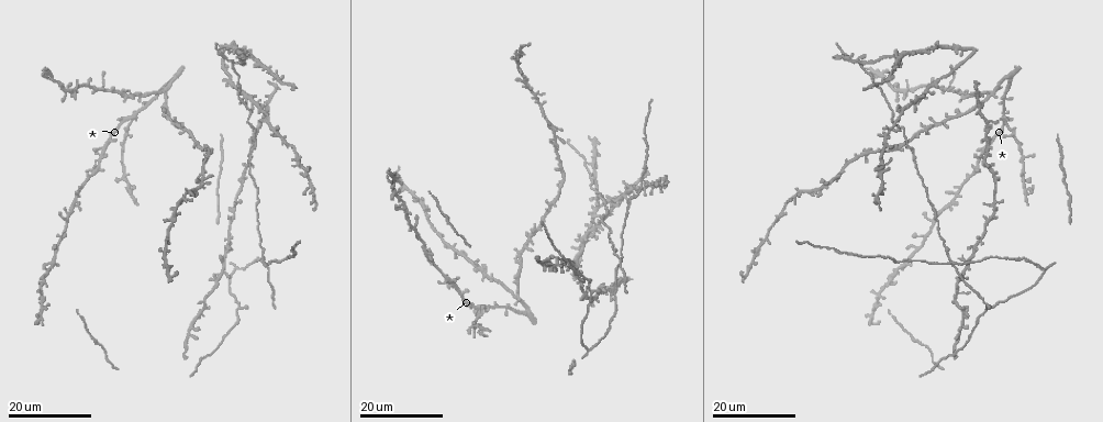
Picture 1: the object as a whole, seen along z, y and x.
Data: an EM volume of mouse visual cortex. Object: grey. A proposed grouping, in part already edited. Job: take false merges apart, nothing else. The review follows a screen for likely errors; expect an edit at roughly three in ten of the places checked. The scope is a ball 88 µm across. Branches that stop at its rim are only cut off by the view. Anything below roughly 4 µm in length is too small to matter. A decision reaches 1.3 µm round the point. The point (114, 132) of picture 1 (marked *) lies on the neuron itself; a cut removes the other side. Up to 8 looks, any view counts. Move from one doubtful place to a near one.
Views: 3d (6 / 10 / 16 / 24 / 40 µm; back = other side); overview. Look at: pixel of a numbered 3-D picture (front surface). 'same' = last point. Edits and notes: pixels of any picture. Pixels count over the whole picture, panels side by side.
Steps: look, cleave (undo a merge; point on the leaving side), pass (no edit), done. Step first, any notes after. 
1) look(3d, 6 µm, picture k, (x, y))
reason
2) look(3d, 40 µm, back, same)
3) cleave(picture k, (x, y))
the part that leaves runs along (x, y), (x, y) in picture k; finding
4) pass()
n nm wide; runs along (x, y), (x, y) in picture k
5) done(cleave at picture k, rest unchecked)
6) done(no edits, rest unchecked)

look(3d, 16 µm, picture 1, (897, 95))
looks like a crossing

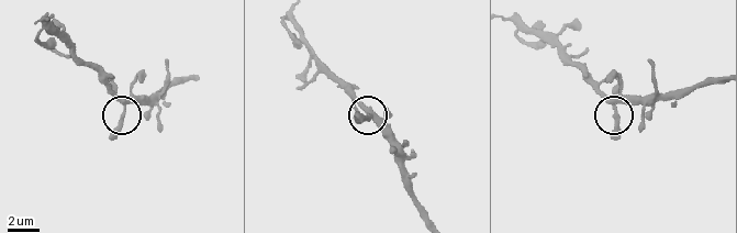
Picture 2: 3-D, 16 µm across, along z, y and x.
look(3d, 10 µm, picture 2, (616, 109))

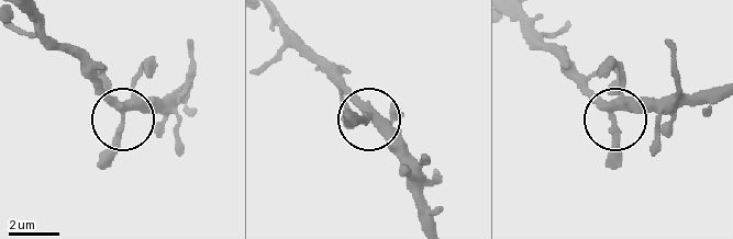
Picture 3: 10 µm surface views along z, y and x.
pass()
280 nm wide; runs along (718, 95), (635, 101), (614, 116), (568, 76) in picture 3; one neuron here

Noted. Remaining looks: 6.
look(3d, 24 µm, picture 1, (456, 252))
three arms meet

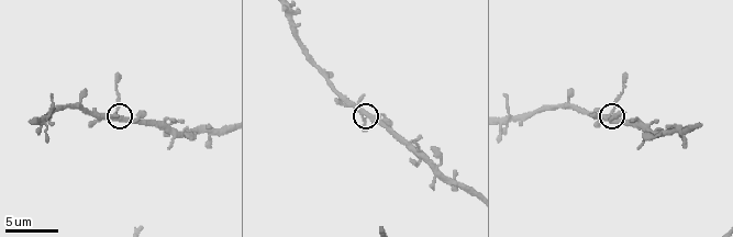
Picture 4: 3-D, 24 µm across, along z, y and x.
look(3d, 10 µm, picture 4, (361, 117))

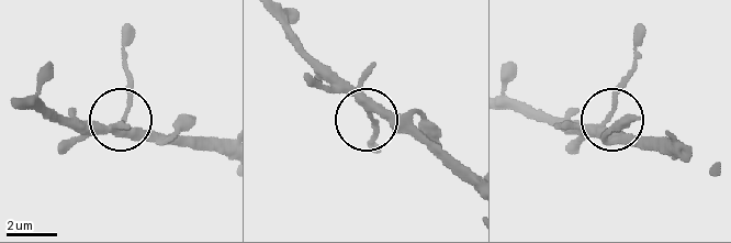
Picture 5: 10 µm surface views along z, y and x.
pass()
3 arms; one neuron here

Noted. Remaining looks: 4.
look(3d, 24 µm, picture 1, (241, 91))
sudden change in width

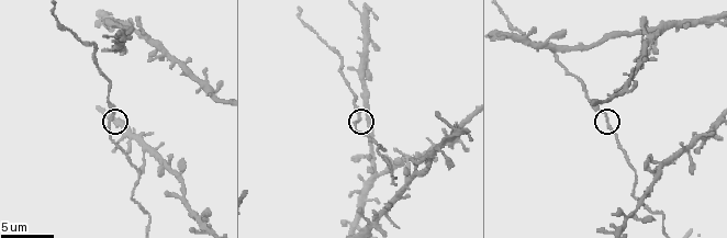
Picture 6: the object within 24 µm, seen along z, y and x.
look(3d, 6 µm, picture 6, (358, 118))

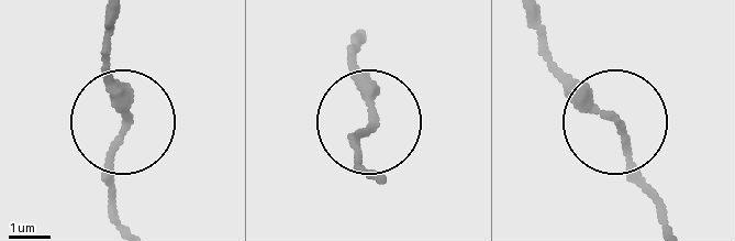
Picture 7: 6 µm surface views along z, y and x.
pass()
all the same neuron

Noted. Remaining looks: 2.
look(3d, 16 µm, picture 1, (532, 95))
four-way junction

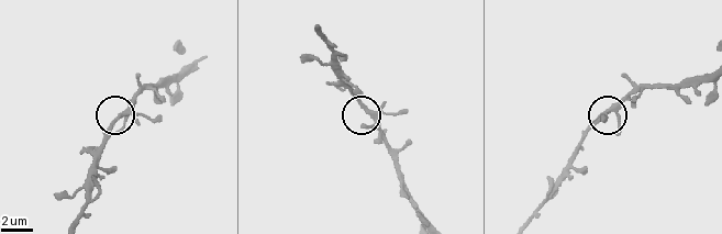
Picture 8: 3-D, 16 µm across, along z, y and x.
look(3d, 6 µm, picture 8, (364, 108))

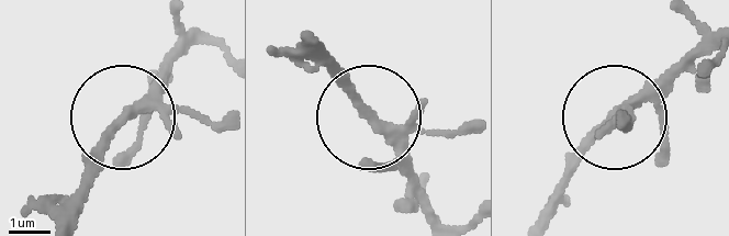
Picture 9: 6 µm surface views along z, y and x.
pass()
runs along (200, 40), (67, 200) in picture 9; continuous, no second neuron

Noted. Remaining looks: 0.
done(no edits, rest unchecked)

